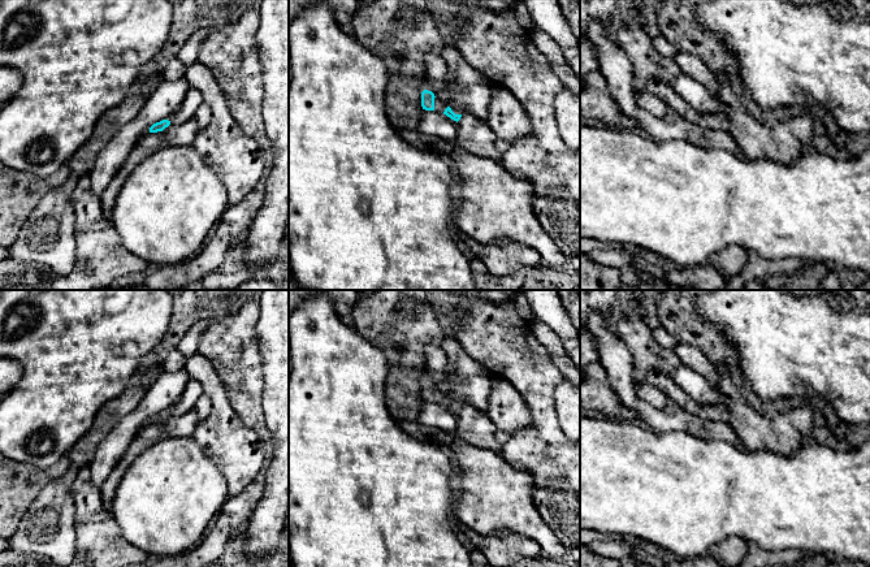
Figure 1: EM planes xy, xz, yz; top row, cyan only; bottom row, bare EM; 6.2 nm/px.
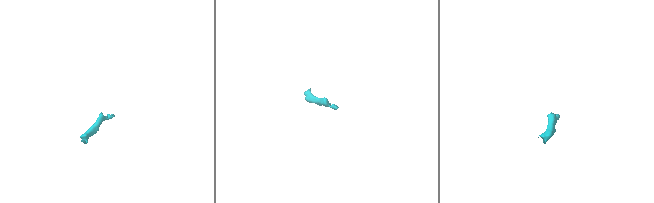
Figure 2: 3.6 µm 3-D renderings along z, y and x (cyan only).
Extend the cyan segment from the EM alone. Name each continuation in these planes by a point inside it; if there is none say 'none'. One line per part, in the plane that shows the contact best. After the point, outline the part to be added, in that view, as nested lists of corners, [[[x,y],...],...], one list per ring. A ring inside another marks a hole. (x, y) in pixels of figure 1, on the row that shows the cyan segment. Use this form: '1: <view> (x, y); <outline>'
1: xz (440, 105); [[[432,91],[433,94],[434,94],[434,111],[436,112],[440,112],[440,113],[443,113],[445,112],[445,109],[447,108],[447,107],[450,107],[451,108],[451,111],[455,113],[455,114],[464,114],[463,113],[463,111],[462,109],[459,109],[459,108],[456,108],[456,107],[453,107],[453,105],[449,105],[447,103],[445,103],[445,101],[442,101],[442,100],[440,100],[438,99],[438,96],[437,96],[437,91]]]

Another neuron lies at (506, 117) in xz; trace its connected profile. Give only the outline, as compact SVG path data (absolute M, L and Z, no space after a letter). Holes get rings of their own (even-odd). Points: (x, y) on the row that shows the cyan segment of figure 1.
M492 86L486 122L502 140L515 142L532 131L531 120L520 101L498 86Z

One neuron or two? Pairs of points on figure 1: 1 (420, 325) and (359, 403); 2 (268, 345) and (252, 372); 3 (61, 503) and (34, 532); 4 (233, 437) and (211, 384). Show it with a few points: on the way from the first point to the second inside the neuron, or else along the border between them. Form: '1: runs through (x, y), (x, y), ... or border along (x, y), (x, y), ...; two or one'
1: border along (369, 341), (381, 350), (386, 362), (386, 395); two
2: border along (255, 327), (264, 386); two
3: runs through (55, 510), (40, 526); one
4: runs through (220, 424), (215, 415), (213, 397); one

